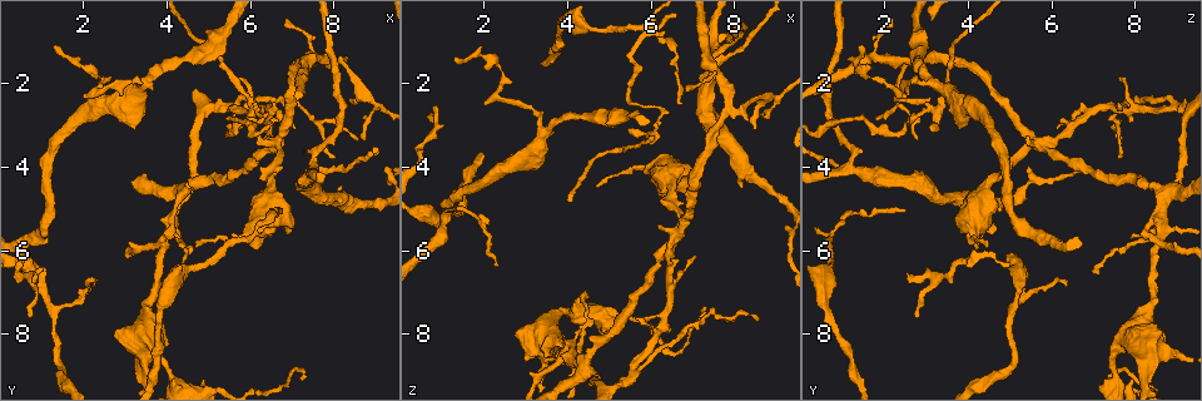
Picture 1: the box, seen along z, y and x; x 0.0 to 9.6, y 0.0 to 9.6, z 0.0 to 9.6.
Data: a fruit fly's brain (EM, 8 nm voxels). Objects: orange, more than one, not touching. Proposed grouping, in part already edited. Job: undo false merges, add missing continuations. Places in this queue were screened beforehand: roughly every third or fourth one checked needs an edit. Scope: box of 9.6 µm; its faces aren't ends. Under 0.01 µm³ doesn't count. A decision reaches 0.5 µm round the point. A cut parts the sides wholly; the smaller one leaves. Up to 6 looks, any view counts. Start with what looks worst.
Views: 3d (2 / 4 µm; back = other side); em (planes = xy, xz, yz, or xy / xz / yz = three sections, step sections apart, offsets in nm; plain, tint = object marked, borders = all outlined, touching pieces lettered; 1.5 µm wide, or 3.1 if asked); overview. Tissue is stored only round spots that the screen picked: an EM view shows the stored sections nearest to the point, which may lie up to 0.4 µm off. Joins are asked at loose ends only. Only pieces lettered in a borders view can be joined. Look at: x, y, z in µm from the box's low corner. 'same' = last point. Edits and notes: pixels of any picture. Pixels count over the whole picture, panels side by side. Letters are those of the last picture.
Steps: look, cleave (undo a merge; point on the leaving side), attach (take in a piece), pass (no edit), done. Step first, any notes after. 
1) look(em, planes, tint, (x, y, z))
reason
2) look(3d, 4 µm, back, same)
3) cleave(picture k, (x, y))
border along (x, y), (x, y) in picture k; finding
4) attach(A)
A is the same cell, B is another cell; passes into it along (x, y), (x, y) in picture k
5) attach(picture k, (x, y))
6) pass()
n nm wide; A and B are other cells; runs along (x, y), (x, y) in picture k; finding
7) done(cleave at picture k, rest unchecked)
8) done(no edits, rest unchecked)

look(em, xz, step 4, borders, (3.95, 5.85, 8.55))
sharp bend

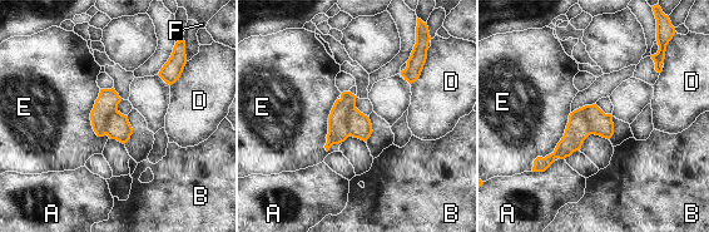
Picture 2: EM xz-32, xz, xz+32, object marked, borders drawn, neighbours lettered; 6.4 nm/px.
cleave(picture 2, (338, 132))
A, B, D, E and F are other cells; the part that leaves runs along (583, 110), (575, 134), (541, 168) in picture 2; a second neuron is stuck on

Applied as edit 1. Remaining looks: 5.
look(overview)
redraw

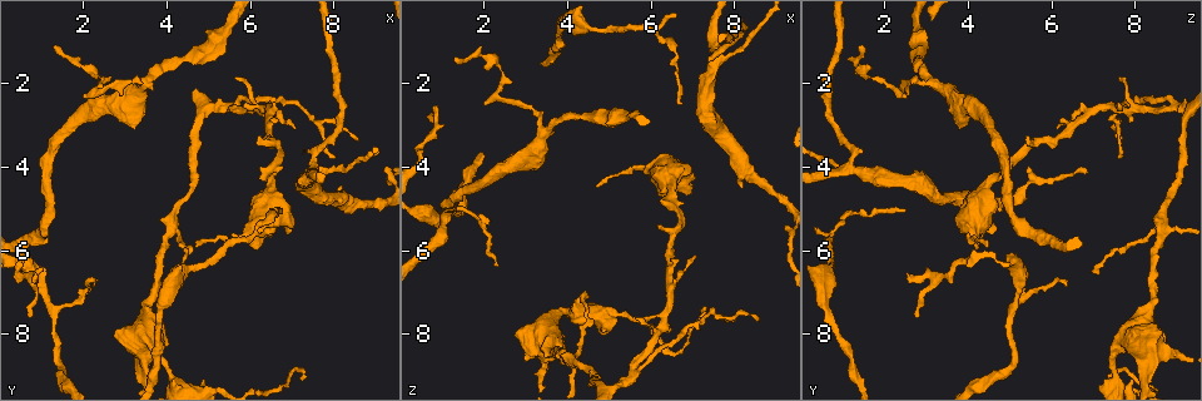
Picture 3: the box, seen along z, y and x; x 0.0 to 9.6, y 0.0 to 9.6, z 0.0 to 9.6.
look(3d, 2 µm, (0.65, 7.55, 2.80))
thin end

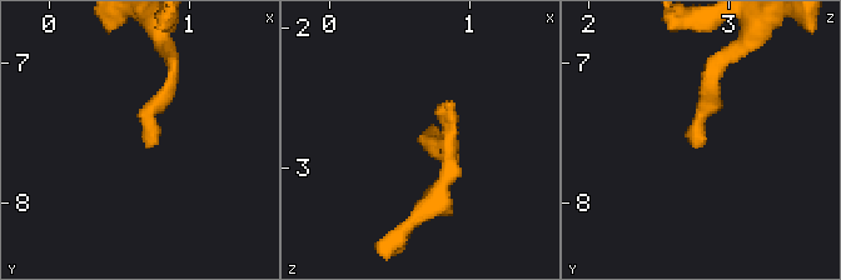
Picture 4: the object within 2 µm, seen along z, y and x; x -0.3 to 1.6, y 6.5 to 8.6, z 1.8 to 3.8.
look(em, xy, step 8, borders, (0.70, 7.62, 2.76))
now the EM

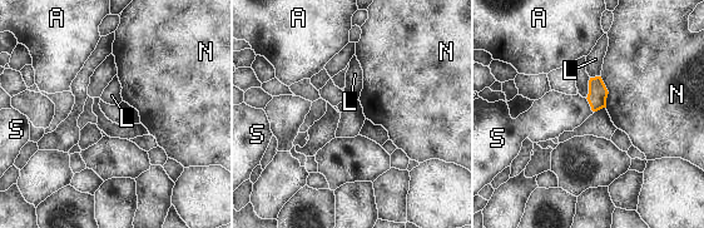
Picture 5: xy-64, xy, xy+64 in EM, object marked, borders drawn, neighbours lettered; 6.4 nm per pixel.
pass()
A, L, N and S are other cells; border along (585, 98), (593, 112) in picture 5; no lettered piece goes on from it

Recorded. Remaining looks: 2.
look(em, planes, borders, (1.35, 1.20, 1.40))

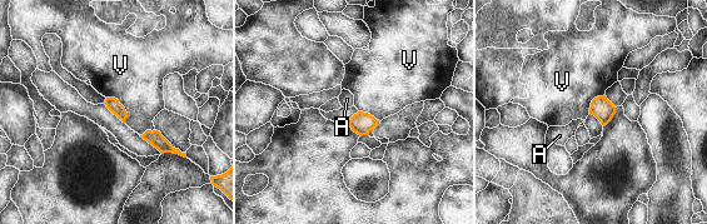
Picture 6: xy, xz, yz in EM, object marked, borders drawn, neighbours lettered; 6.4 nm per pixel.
pass()
V touches over 200 nm; A and V are other cells; no lettered piece goes on from it

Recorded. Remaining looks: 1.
done(cleave at picture 2, rest unchecked)

